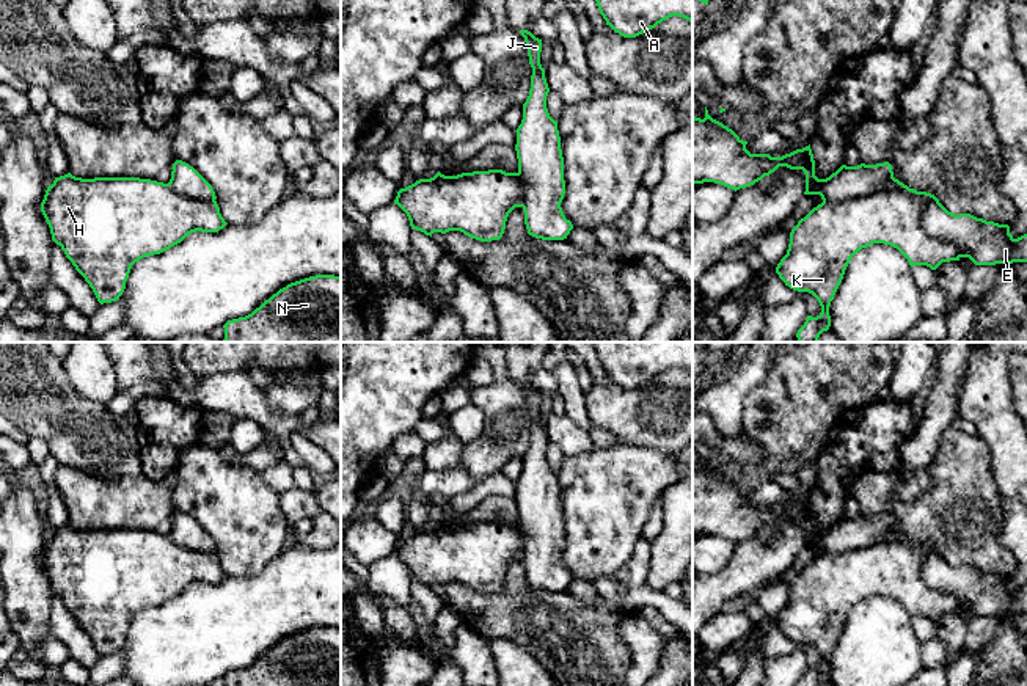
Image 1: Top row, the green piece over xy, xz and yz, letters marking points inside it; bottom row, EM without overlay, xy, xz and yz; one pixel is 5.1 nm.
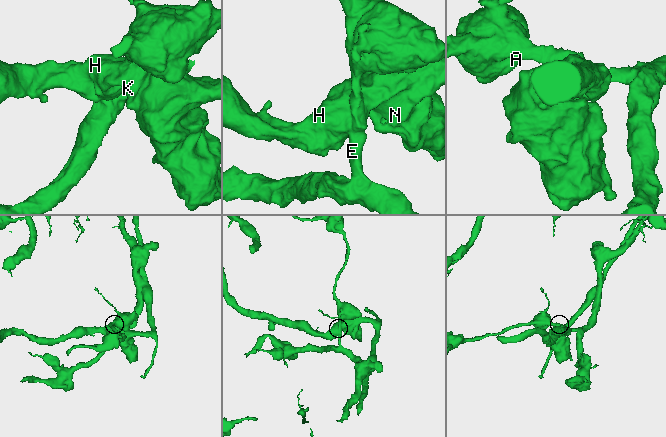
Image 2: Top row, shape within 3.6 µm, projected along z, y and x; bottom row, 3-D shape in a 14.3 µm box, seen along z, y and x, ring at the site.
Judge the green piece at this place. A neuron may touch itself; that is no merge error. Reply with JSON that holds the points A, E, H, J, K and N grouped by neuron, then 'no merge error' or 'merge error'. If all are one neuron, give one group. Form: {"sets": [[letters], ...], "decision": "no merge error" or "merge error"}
{"sets": [["A", "E", "J"], ["H", "K", "N"]], "decision": "merge error"}

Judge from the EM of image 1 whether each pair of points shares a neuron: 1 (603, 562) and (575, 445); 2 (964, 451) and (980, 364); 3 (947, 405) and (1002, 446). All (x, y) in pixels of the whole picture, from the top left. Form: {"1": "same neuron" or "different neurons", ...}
{"1": "different neurons", "2": "different neurons", "3": "different neurons"}

